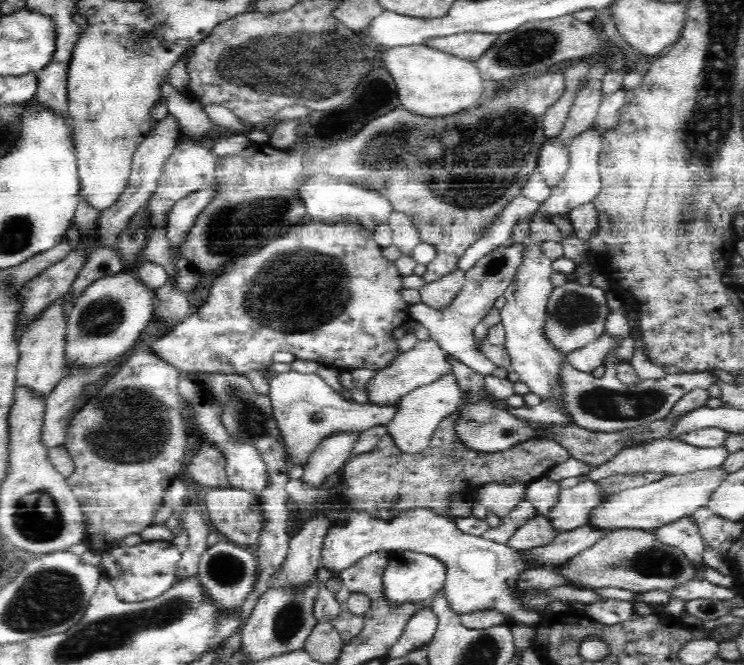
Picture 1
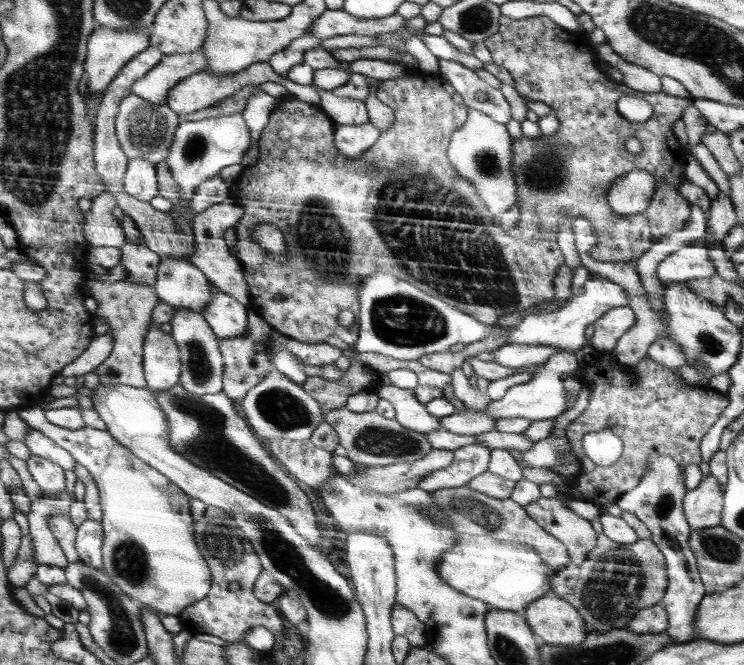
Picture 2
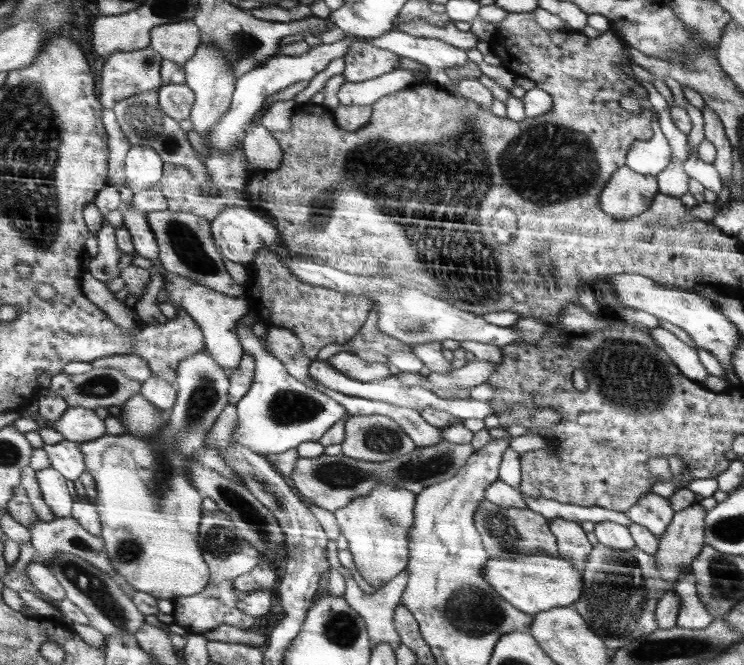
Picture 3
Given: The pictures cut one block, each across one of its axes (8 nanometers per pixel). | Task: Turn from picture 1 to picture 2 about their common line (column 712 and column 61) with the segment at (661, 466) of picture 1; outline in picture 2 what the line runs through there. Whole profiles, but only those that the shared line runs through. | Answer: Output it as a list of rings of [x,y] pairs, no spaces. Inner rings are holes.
[[[32,429],[32,432],[28,433],[25,442],[32,449],[34,455],[52,460],[52,462],[64,467],[65,470],[76,473],[76,467],[79,466],[76,457],[68,449],[60,446],[52,437],[45,435],[44,432]]]

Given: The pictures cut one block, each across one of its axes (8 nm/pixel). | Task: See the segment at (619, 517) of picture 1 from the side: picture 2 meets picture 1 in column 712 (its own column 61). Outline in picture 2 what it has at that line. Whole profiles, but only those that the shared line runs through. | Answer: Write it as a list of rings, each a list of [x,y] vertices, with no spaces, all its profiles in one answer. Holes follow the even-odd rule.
[[[34,455],[30,458],[29,468],[48,496],[60,496],[66,492],[66,470],[60,464]]]

